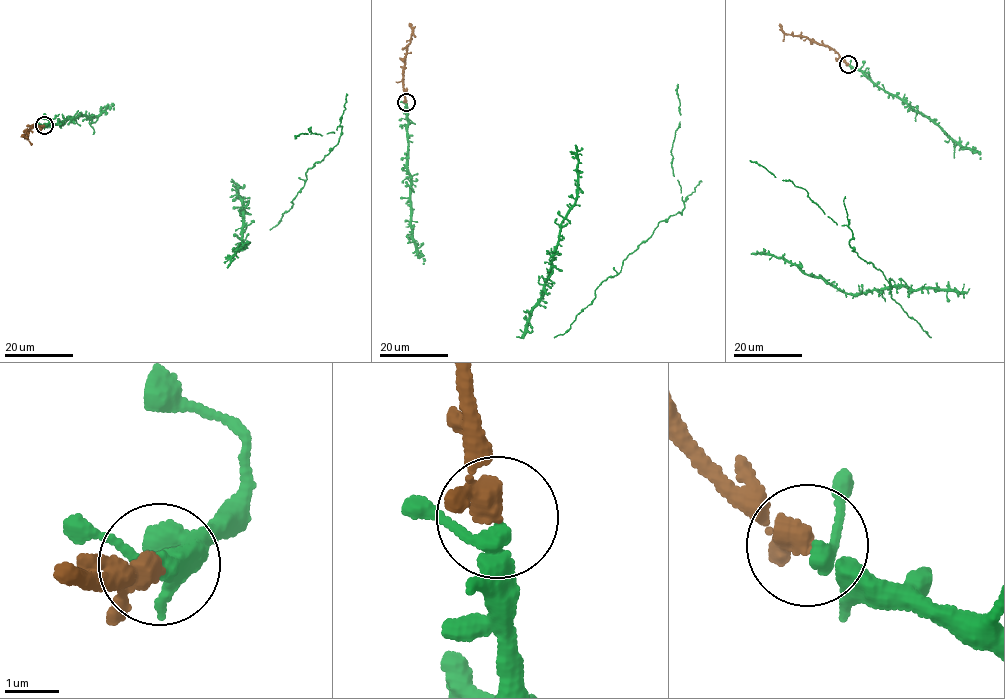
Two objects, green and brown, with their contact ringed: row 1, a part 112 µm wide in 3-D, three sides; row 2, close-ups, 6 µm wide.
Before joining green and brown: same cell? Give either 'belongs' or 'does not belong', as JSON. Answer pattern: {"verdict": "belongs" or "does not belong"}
{"verdict": "belongs"}

